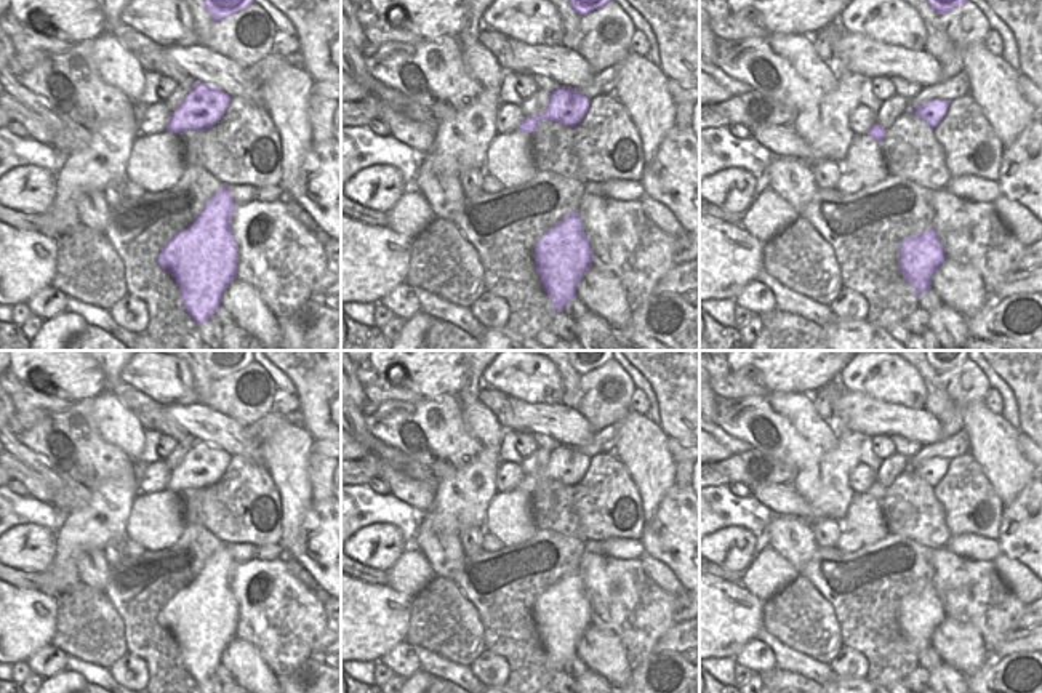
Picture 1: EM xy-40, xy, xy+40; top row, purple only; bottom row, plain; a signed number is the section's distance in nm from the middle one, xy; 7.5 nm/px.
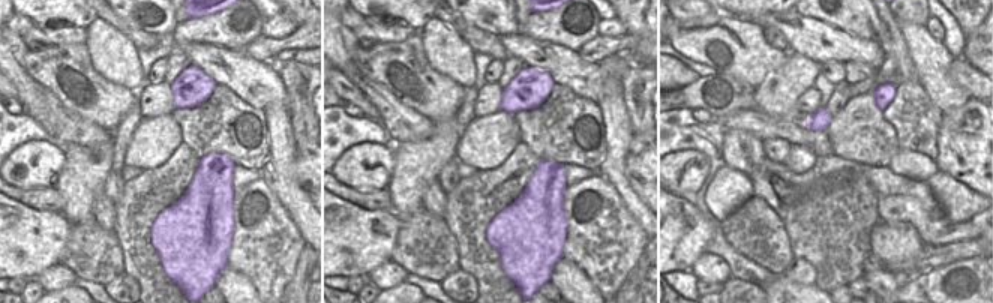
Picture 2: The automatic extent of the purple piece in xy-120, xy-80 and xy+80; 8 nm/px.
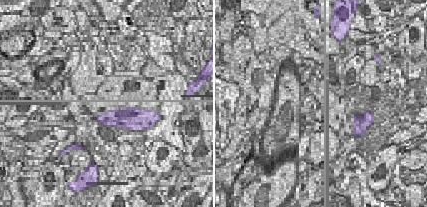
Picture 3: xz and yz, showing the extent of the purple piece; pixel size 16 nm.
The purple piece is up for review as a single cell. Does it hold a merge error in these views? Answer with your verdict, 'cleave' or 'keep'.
keep

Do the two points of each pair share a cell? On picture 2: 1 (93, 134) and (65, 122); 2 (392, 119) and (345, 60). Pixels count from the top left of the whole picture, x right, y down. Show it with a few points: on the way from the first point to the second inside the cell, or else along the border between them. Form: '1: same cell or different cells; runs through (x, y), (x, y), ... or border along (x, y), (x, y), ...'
1: same cell; runs through (86, 132), (72, 128)
2: same cell; runs through (384, 104), (354, 75)

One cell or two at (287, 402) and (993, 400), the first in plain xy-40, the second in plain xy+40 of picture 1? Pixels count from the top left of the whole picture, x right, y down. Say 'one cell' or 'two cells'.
one cell

